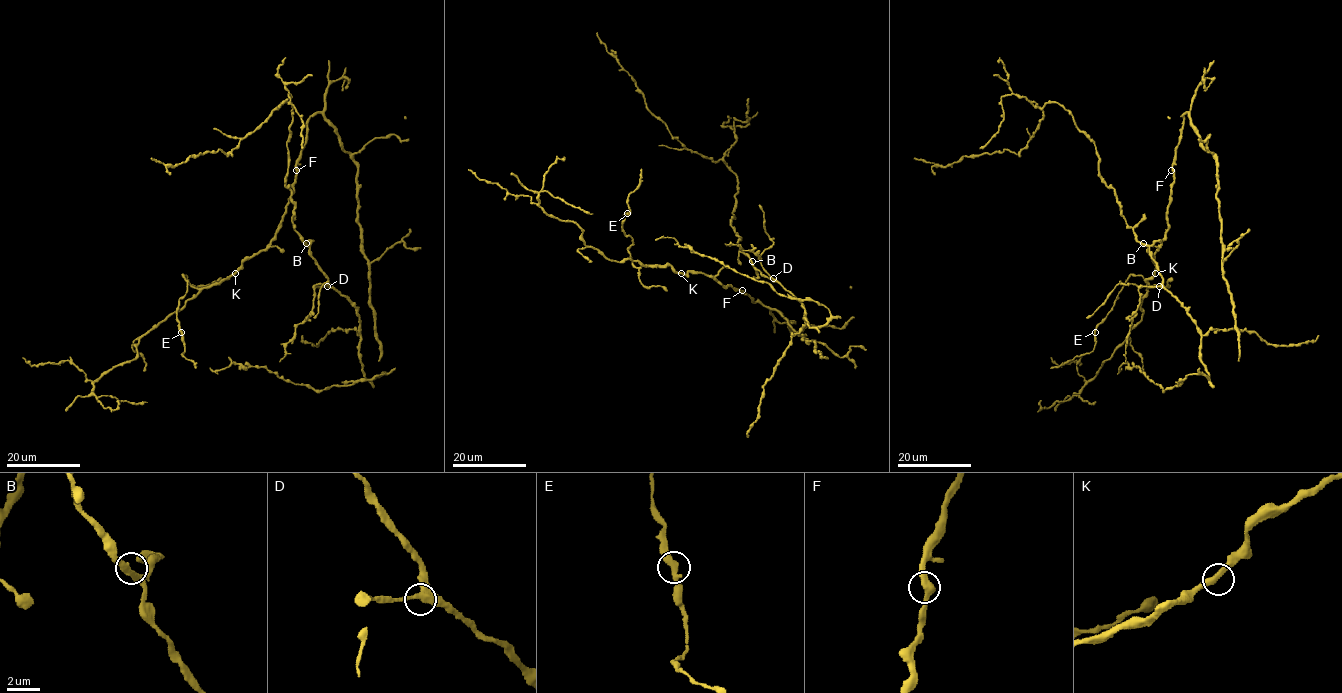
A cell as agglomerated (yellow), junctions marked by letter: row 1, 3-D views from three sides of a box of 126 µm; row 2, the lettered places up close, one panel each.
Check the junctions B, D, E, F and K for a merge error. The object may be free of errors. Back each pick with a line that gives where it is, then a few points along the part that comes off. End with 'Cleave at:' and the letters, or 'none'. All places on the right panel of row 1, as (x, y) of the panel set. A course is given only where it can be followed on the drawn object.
Cleave at: none

